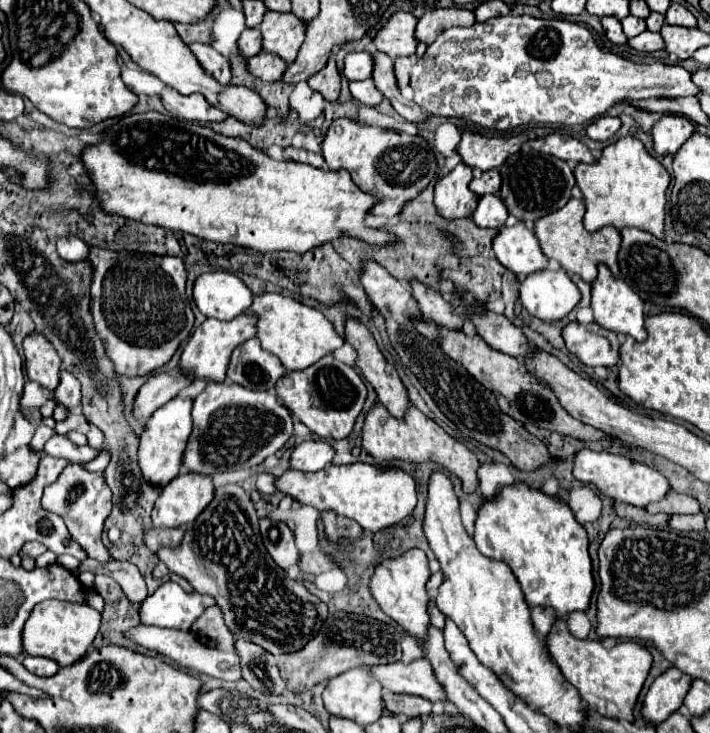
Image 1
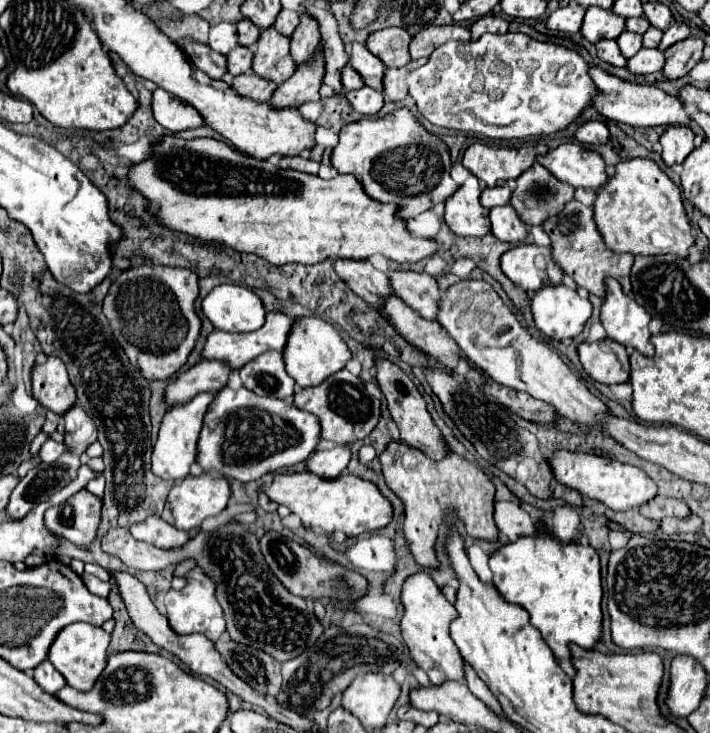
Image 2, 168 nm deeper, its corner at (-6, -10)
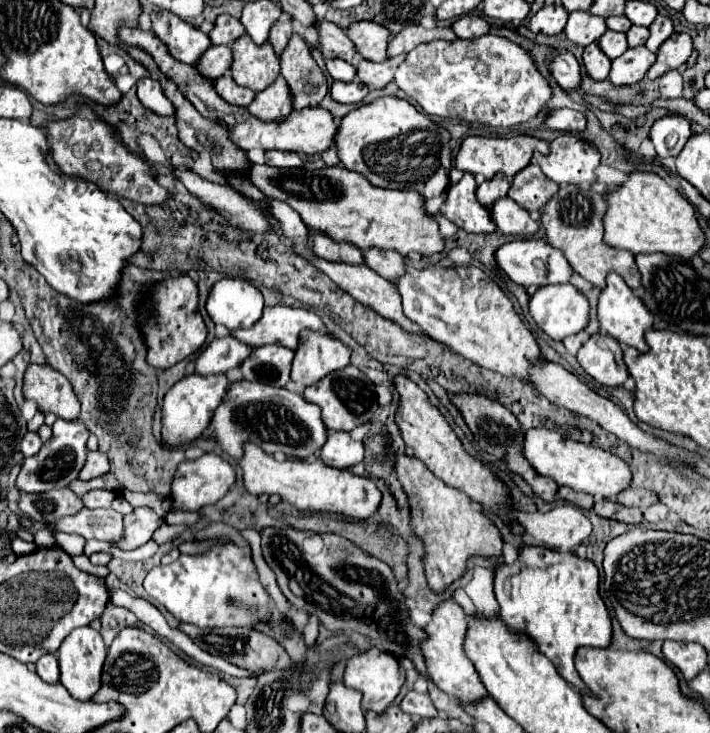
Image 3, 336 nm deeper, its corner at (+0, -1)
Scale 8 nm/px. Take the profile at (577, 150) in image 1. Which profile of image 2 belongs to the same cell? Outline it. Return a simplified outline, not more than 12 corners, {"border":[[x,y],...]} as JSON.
{"border":[[575,142],[537,162],[561,182],[599,190],[609,180],[603,158]]}

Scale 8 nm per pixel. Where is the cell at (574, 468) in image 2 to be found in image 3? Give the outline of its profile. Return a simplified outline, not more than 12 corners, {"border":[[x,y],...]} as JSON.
{"border":[[527,429],[539,475],[615,499],[631,485],[623,459],[553,429]]}

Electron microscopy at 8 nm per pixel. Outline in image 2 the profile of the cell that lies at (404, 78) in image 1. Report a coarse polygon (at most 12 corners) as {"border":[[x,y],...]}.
{"border":[[387,68],[385,96],[407,98],[407,68]]}

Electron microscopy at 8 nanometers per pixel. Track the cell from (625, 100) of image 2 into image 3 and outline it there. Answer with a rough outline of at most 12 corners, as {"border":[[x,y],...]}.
{"border":[[559,51],[549,73],[565,91],[581,83],[579,63],[569,51]]}

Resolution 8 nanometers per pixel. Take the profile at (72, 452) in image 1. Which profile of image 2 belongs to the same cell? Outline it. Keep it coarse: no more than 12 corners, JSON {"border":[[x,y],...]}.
{"border":[[55,440],[41,446],[43,462],[55,462],[69,448]]}

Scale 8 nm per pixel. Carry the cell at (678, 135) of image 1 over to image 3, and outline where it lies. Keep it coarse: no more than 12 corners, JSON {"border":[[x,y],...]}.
{"border":[[681,115],[657,119],[649,133],[659,159],[679,155],[691,125]]}

